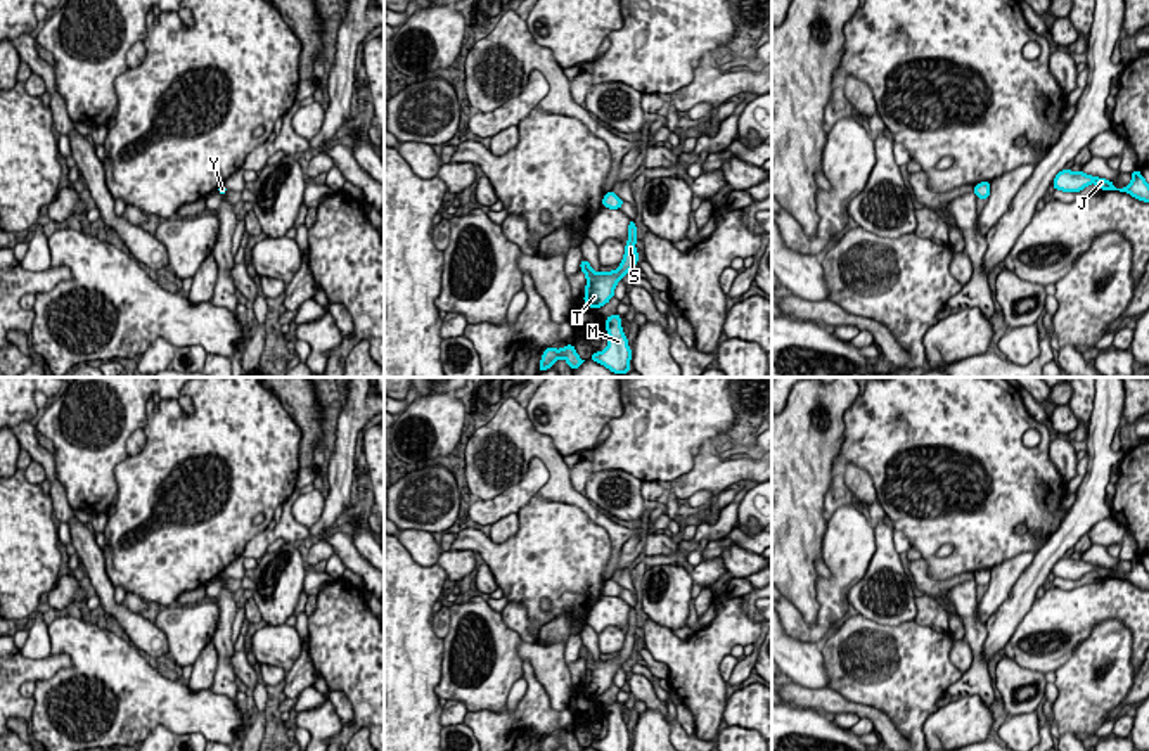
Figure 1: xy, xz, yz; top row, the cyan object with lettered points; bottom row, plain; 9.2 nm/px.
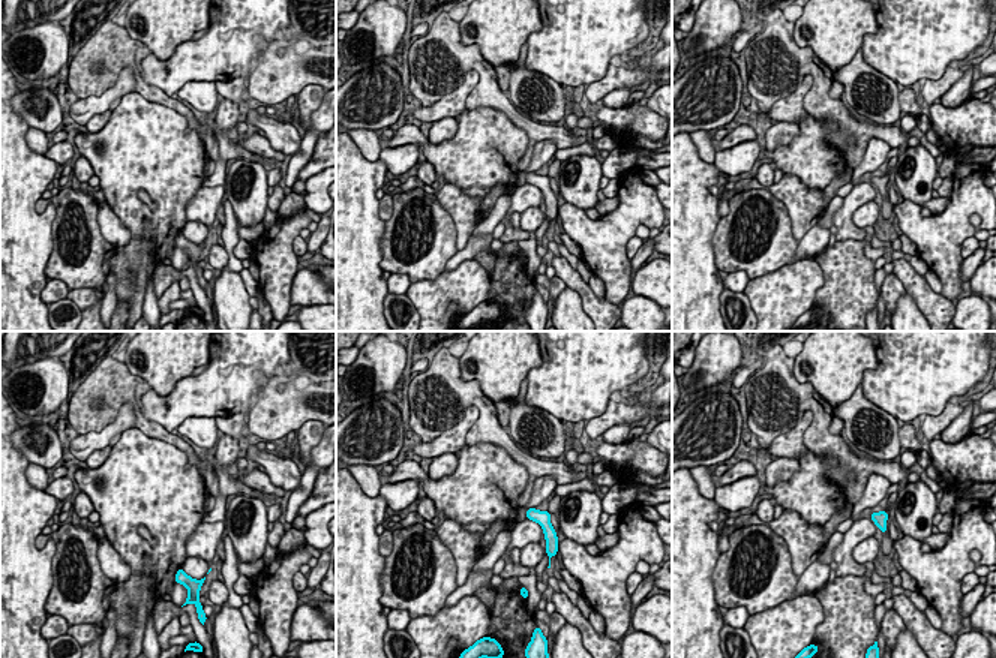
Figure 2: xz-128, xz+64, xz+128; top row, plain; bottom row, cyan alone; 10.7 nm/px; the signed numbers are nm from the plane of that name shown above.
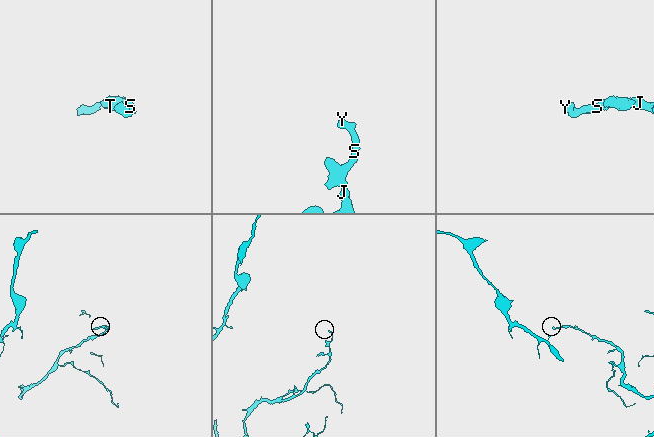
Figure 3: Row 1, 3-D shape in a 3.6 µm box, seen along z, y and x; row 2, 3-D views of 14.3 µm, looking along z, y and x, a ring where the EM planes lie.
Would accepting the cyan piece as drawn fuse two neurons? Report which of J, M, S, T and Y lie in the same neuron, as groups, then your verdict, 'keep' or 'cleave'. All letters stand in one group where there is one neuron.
J M S T Y | keep

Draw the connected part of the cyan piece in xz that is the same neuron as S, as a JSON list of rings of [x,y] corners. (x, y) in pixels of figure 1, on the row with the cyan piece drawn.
[[[630,220],[628,225],[628,242],[625,246],[625,256],[619,263],[618,270],[607,272],[607,273],[595,273],[587,260],[581,260],[581,272],[587,277],[587,287],[585,287],[585,298],[583,301],[597,310],[609,303],[609,299],[614,296],[616,284],[633,268],[637,266],[639,253],[635,249],[637,242],[637,227],[635,220]]]

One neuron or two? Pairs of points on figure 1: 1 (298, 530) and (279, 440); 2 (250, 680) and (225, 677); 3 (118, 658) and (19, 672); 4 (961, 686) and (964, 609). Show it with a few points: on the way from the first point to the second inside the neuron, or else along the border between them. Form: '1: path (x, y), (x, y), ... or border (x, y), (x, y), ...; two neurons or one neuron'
1: border (296, 488), (282, 506); two neurons
2: border (234, 651), (231, 667), (237, 677); two neurons
3: border (71, 658), (66, 668), (35, 682); two neurons
4: path (976, 667), (975, 629); one neuron

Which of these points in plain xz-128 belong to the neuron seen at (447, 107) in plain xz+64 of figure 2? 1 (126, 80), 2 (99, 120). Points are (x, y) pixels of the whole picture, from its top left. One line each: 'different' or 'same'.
1: same
2: different

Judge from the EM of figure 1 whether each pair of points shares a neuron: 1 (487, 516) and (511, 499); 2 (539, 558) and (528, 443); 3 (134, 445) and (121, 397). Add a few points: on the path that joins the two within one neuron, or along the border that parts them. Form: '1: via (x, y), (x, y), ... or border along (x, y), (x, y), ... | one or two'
1: via (492, 511), (506, 504) | one
2: border along (537, 495), (577, 506) | two
3: border along (142, 428), (137, 428), (127, 440), (127, 455) | two

